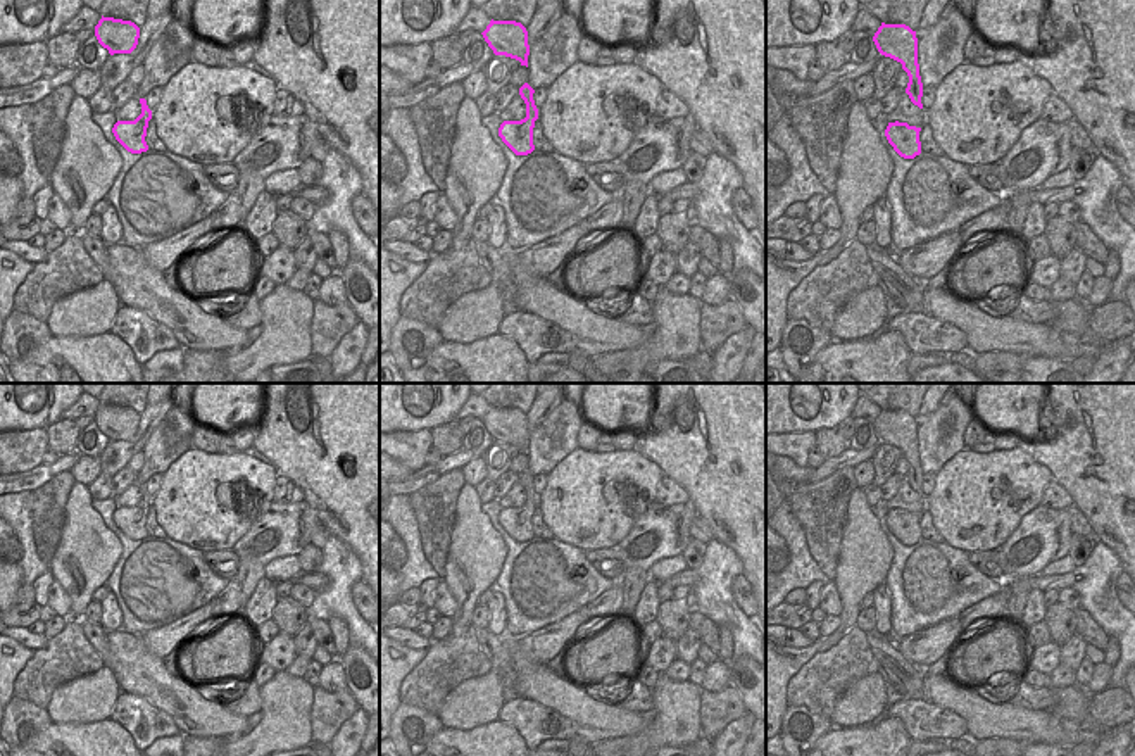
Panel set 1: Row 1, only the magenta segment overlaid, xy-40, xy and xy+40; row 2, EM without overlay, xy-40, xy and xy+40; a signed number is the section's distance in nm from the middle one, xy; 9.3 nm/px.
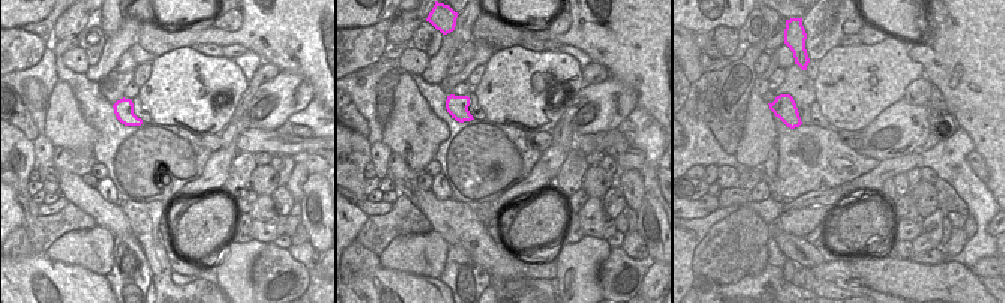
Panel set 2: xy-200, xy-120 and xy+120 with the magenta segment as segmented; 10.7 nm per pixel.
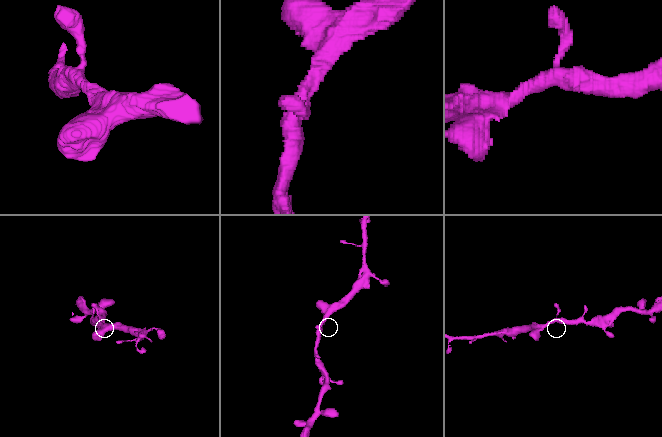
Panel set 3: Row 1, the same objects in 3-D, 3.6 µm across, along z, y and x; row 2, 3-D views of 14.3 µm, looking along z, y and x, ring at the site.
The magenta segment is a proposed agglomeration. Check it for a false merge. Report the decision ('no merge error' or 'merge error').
no merge error

